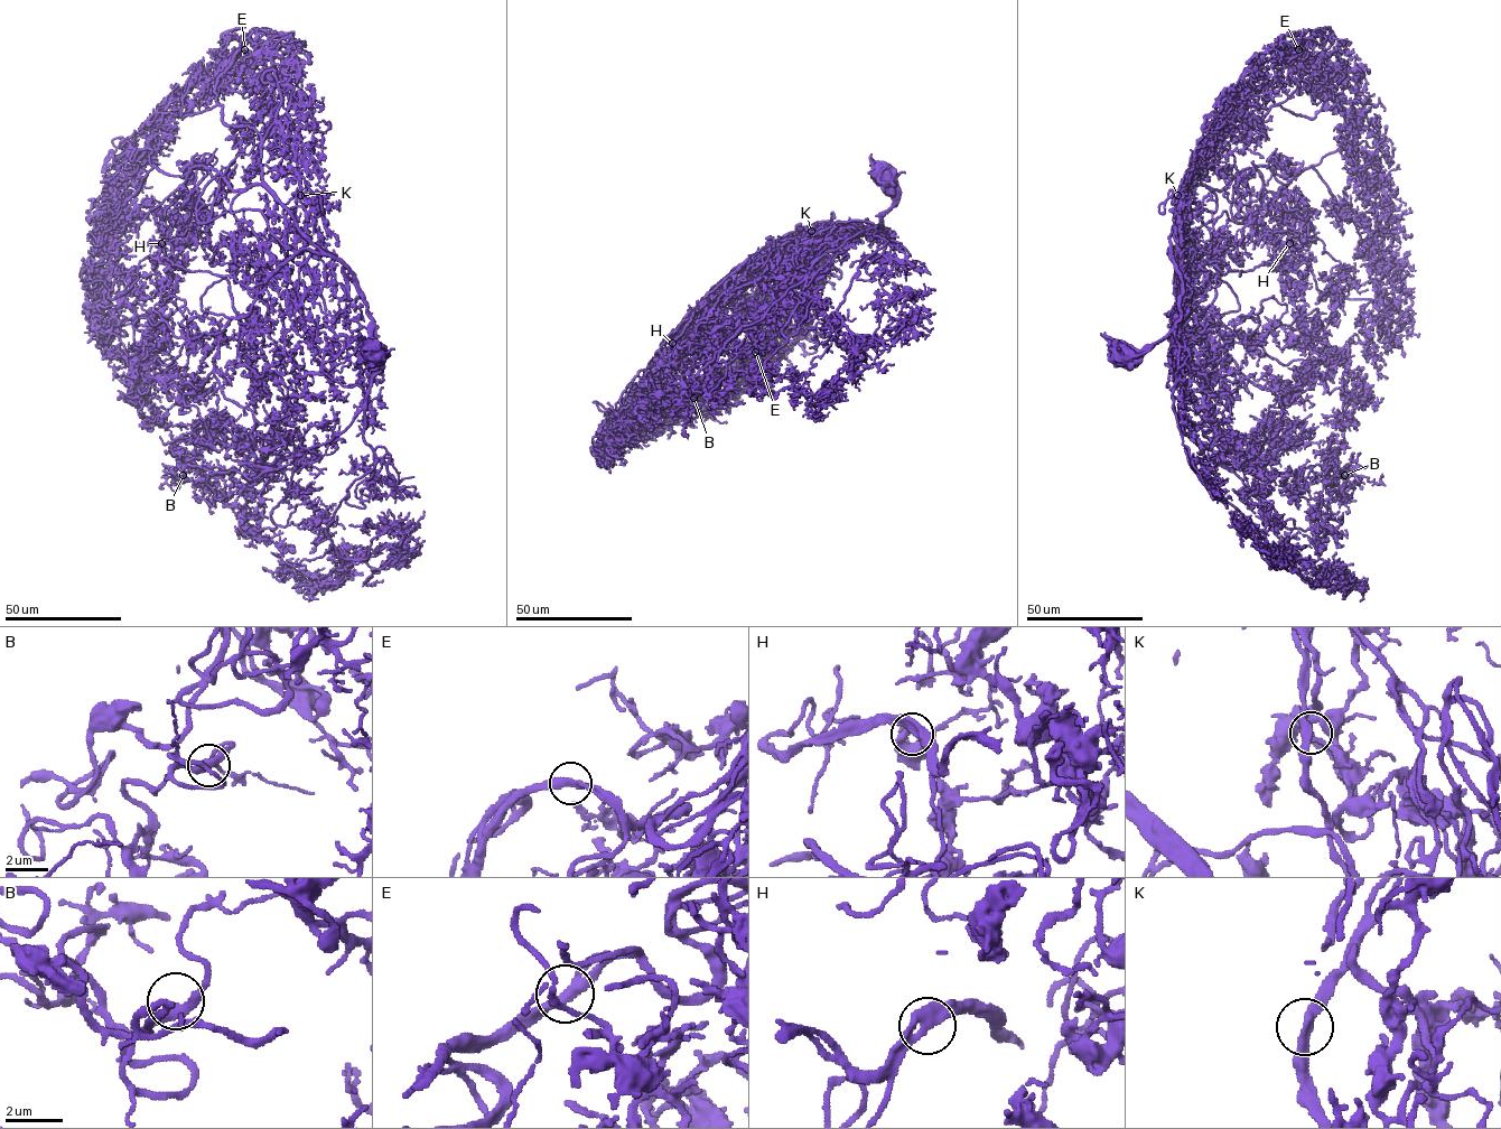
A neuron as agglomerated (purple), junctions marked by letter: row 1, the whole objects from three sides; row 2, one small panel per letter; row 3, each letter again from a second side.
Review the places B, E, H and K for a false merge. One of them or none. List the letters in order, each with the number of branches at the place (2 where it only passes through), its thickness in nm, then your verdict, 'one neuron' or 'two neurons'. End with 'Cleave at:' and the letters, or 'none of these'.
B: branches 2; calibre 400 nm; one neuron
E: branches 2; calibre 340 nm; one neuron
H: branches 2; calibre 360 nm; one neuron
K: branches 2; calibre 300 nm; one neuron
Cleave at: none of these

